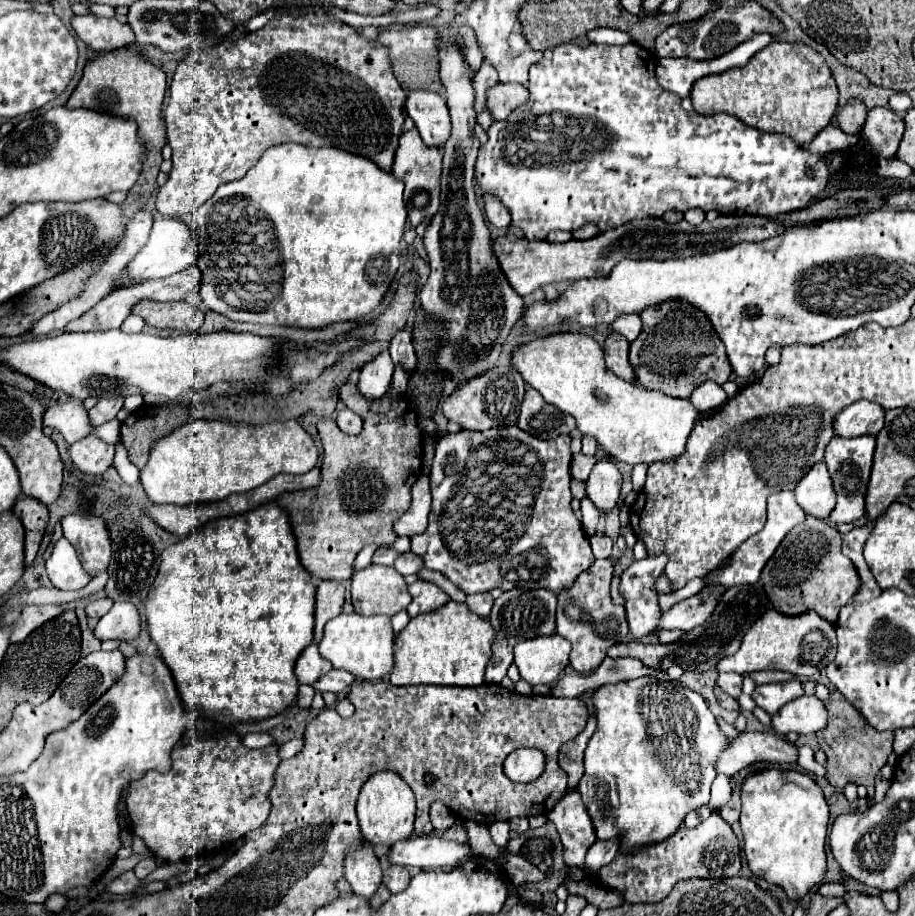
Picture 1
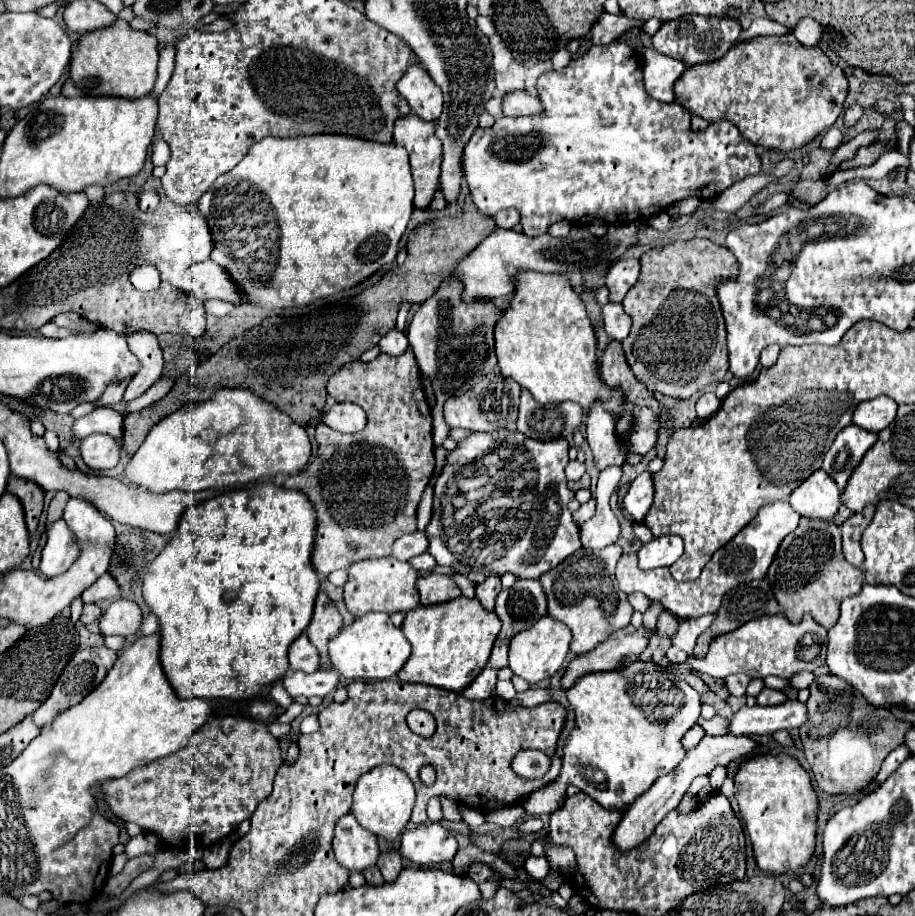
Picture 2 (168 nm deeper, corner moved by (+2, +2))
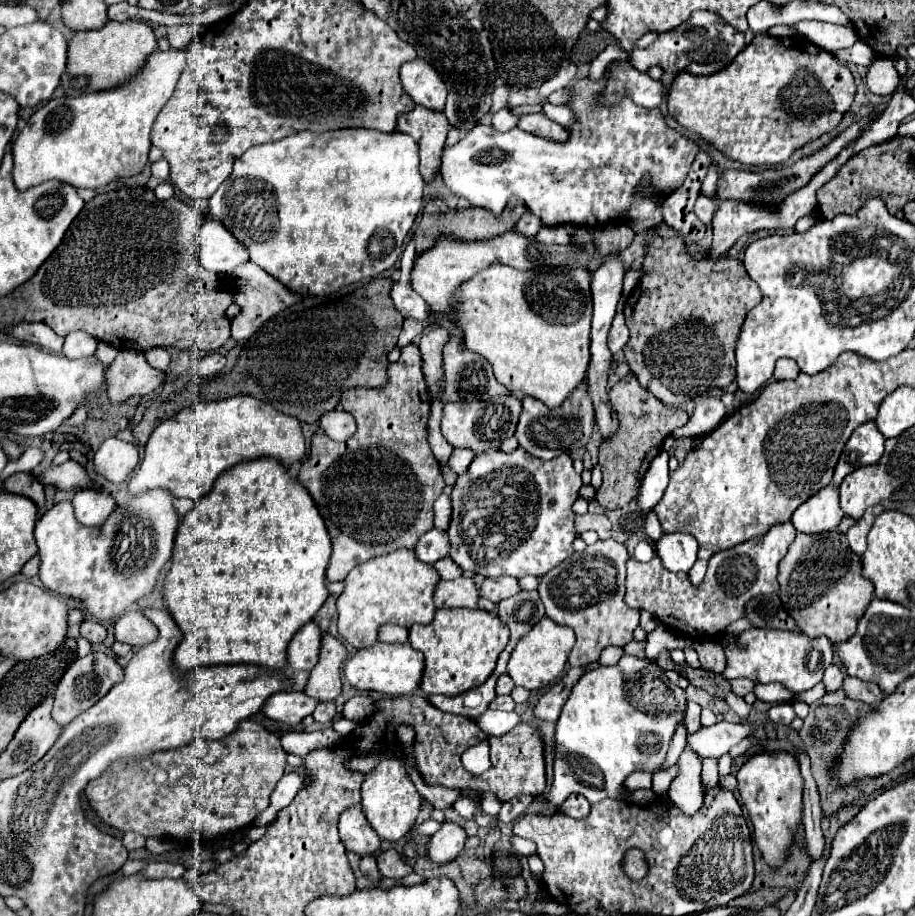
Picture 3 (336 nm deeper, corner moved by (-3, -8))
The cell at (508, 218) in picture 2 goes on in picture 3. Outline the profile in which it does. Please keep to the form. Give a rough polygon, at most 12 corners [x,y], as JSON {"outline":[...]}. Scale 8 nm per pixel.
{"outline":[[523,214],[515,226],[525,236],[541,230],[535,214]]}

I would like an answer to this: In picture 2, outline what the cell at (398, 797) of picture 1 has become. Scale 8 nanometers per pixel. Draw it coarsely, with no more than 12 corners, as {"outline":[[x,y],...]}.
{"outline":[[396,766],[360,776],[352,814],[394,842],[410,822],[414,786]]}

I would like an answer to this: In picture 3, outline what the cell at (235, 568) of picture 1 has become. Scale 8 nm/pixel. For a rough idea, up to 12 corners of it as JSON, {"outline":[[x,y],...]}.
{"outline":[[275,458],[177,528],[165,604],[193,666],[281,670],[331,540]]}

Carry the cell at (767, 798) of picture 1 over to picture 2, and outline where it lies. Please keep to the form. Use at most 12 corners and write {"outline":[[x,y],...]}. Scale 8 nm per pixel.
{"outline":[[800,762],[740,764],[734,784],[756,864],[806,866],[818,796]]}

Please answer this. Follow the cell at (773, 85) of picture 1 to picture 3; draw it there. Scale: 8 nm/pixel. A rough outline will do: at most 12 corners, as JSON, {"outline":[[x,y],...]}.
{"outline":[[757,34],[677,74],[667,110],[725,158],[785,162],[849,110],[853,74]]}

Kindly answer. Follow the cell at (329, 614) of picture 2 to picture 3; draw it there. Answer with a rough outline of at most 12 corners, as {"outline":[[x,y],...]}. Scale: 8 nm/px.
{"outline":[[325,632],[319,662],[303,692],[315,700],[341,694],[345,644]]}

